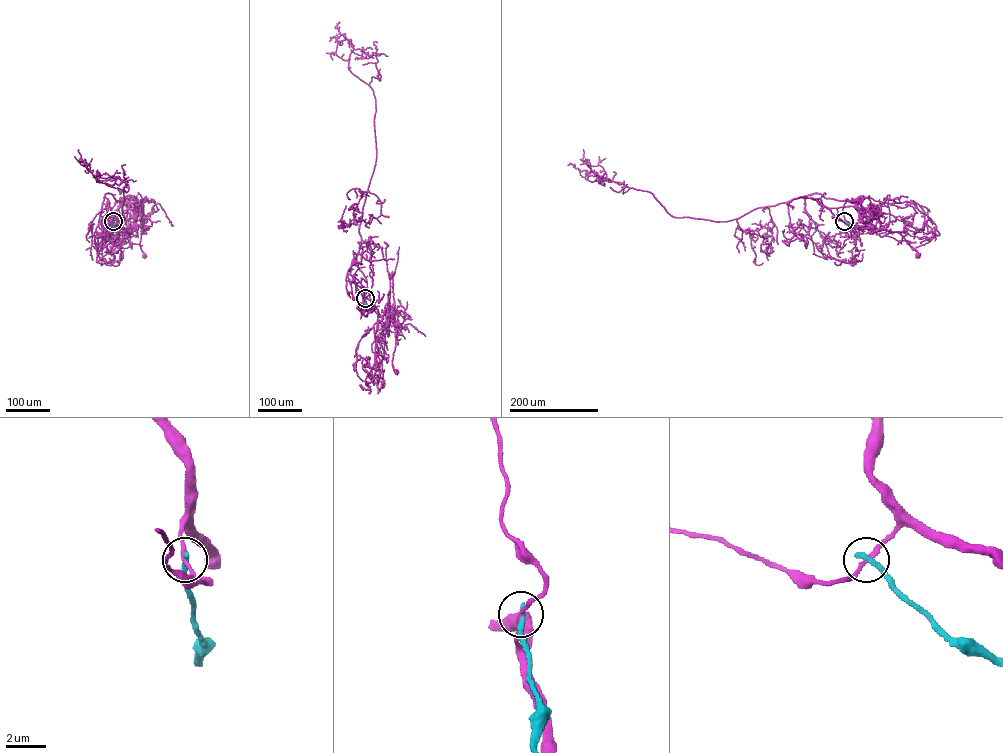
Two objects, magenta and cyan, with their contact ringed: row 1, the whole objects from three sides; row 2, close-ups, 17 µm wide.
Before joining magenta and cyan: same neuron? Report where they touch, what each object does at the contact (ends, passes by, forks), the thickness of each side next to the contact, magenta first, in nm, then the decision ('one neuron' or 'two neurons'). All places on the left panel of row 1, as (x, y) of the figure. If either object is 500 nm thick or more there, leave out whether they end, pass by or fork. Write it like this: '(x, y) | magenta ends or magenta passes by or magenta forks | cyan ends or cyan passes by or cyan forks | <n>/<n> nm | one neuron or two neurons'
(113, 221) | magenta passes by | cyan ends | 200/300 nm | two neurons

